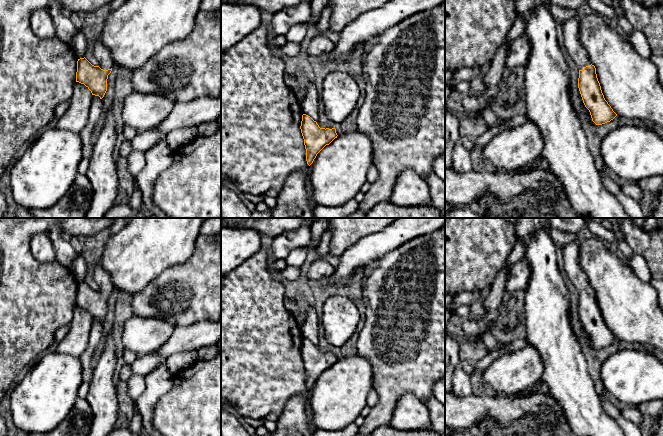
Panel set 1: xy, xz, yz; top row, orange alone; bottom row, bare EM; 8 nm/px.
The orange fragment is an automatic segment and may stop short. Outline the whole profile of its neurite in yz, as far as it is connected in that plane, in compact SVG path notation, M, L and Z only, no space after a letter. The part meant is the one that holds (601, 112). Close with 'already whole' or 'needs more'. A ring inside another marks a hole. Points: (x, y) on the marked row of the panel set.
M575 17L565 20L562 29L565 48L579 67L578 88L592 121L596 125L610 122L617 114L605 100L596 68L591 64L588 53L581 44L578 20Z; needs more

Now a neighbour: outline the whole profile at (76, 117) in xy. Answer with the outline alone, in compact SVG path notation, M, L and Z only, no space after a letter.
M76 82L69 100L67 111L58 119L57 127L77 134L84 129L89 120L92 93L84 84Z

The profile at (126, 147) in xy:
M125 139L121 145L120 150L119 150L119 155L122 158L126 159L131 151L132 151L131 141Z

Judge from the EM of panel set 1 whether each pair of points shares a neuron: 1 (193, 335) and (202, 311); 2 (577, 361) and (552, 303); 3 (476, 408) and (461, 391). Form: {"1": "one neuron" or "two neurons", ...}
{"1": "two neurons", "2": "one neuron", "3": "two neurons"}

